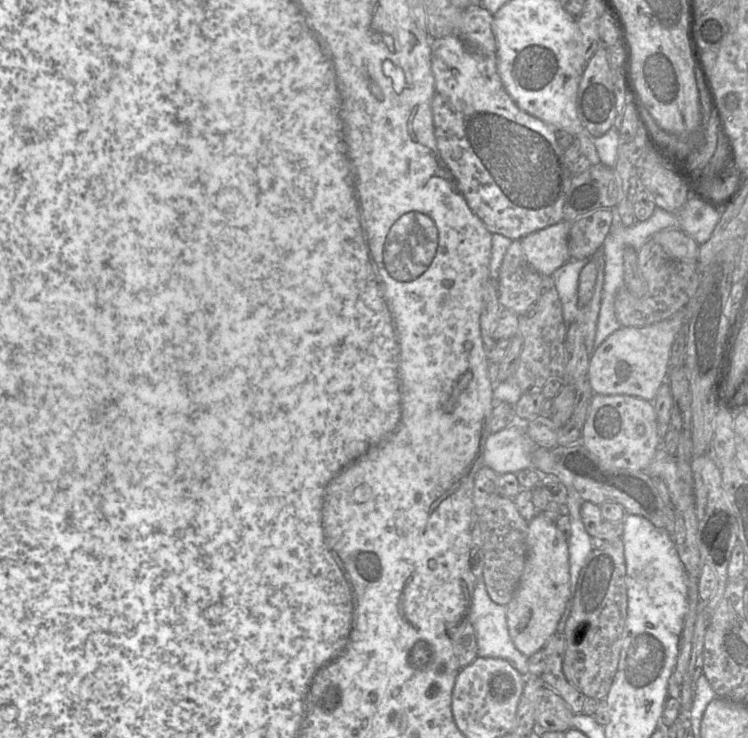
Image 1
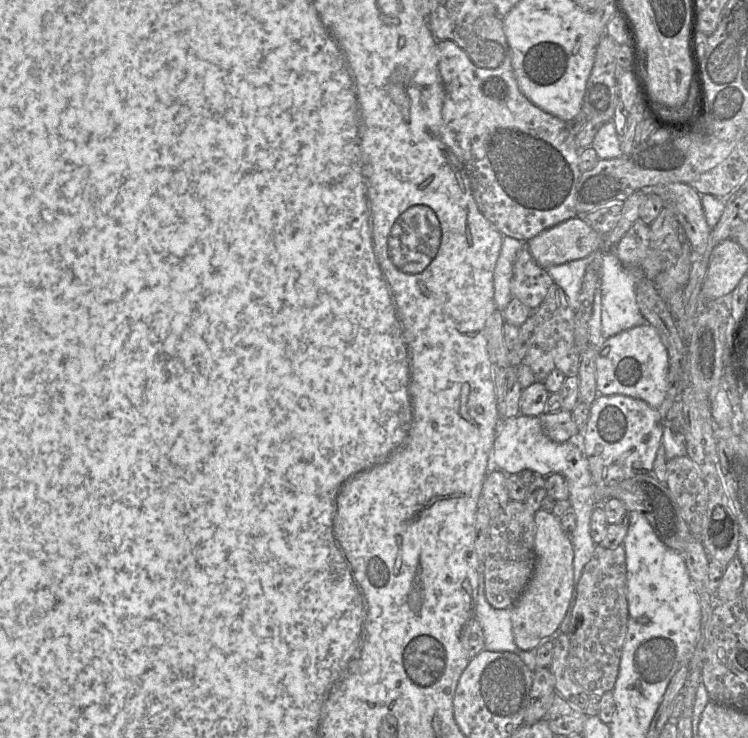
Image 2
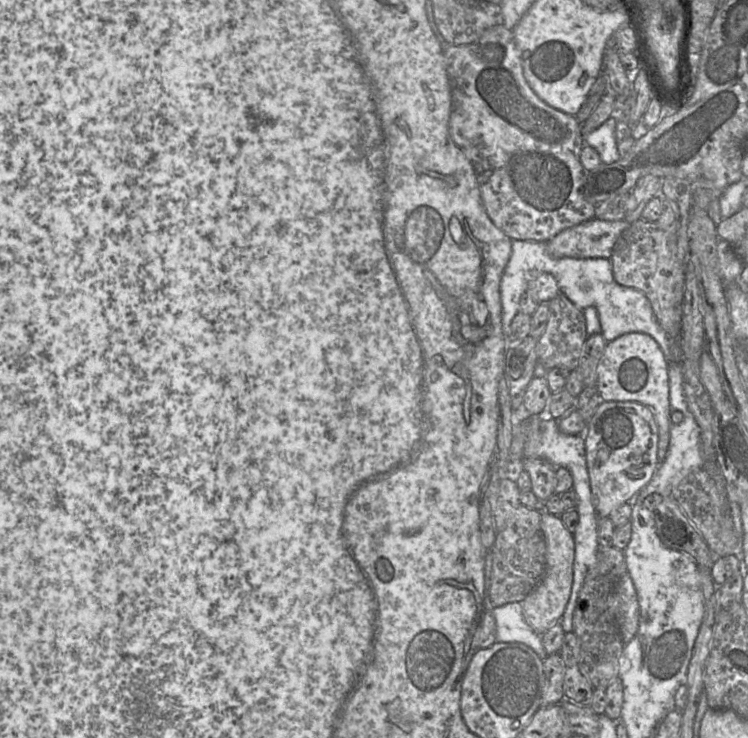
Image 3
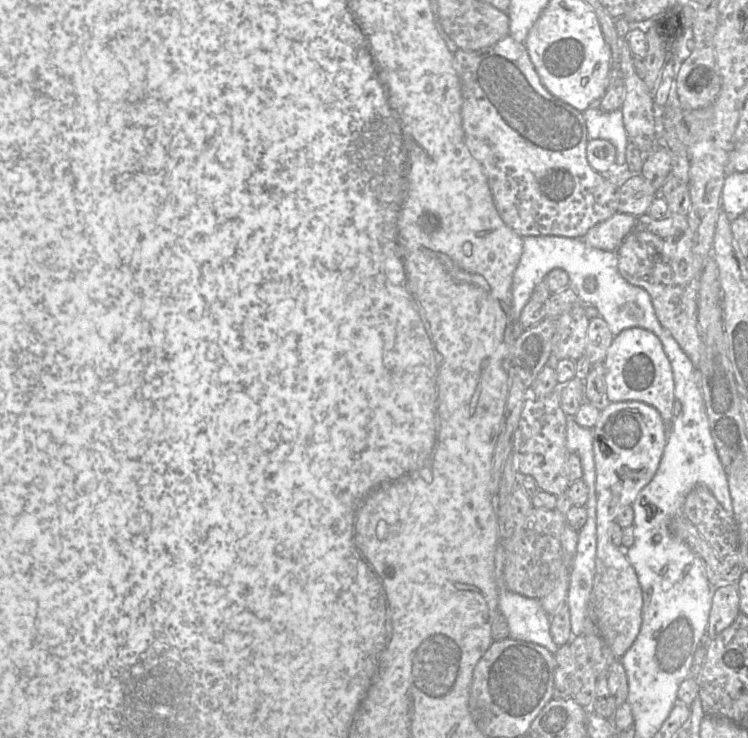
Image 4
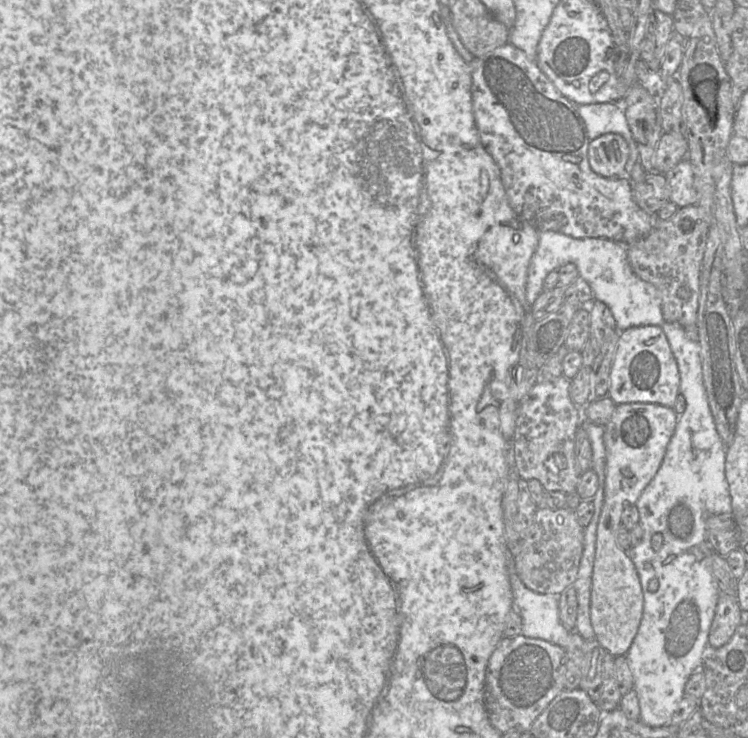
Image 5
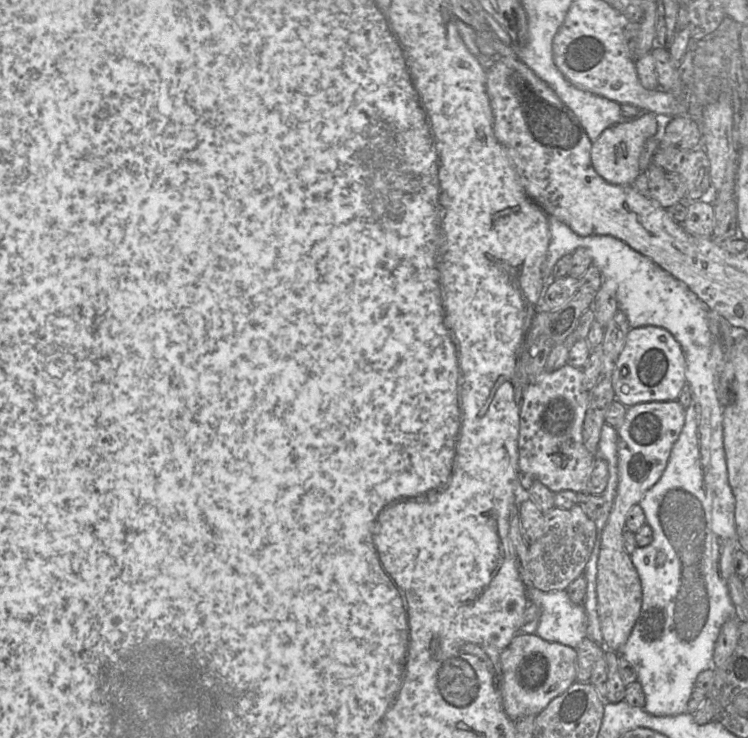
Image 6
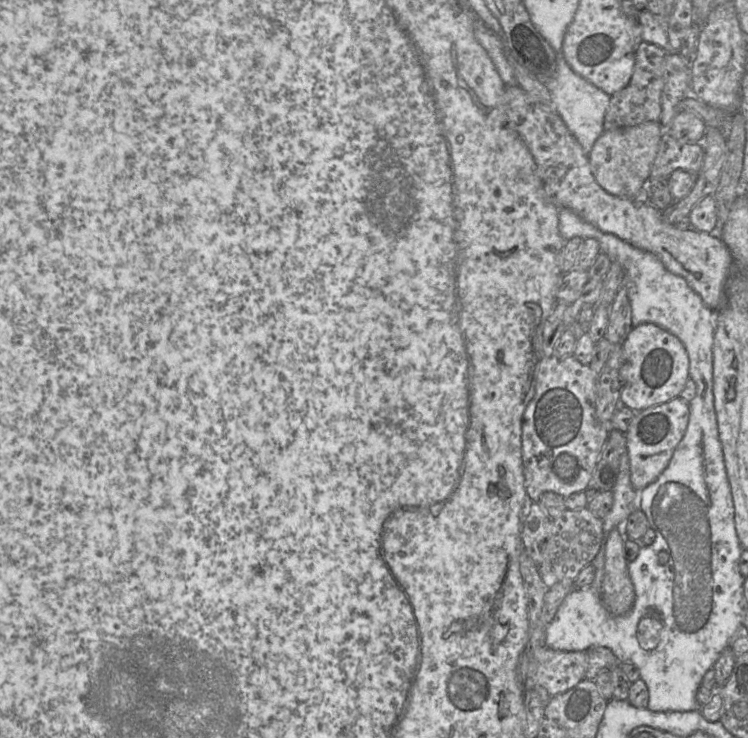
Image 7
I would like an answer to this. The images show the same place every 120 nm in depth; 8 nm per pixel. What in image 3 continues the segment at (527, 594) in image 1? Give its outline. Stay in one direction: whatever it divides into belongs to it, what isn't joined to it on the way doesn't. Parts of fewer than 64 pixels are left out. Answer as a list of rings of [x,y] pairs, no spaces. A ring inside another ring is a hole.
[[[541,512],[541,527],[546,540],[546,569],[542,580],[534,590],[521,602],[526,623],[538,634],[543,634],[560,620],[568,603],[575,560],[574,535],[562,522],[560,516]]]

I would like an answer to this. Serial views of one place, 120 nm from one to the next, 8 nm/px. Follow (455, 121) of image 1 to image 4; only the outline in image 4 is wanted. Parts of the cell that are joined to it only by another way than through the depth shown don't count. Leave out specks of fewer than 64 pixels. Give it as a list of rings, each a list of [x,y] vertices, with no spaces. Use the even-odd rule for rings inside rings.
[[[510,35],[492,46],[478,51],[458,49],[453,54],[453,65],[459,80],[461,94],[461,111],[465,144],[472,157],[480,164],[486,177],[488,187],[501,220],[522,237],[528,236],[563,236],[582,238],[596,224],[617,213],[618,184],[610,181],[589,165],[586,149],[589,141],[588,131],[582,112],[553,96],[543,85],[535,70],[525,44],[515,41]]]

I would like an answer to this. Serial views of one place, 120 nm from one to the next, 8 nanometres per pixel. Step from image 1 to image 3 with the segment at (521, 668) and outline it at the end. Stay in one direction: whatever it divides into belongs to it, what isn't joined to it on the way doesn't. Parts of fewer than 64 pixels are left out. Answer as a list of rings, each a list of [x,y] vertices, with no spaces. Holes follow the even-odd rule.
[[[489,597],[484,598],[486,612],[491,612],[496,623],[496,642],[523,643],[544,660],[548,655],[542,644],[542,634],[535,632],[524,620],[519,602],[493,606]]]

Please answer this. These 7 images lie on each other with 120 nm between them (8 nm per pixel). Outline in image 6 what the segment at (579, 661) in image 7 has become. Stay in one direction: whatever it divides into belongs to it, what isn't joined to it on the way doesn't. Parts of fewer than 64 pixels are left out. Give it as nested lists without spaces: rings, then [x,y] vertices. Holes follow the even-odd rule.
[[[516,634],[500,655],[502,671],[501,697],[506,715],[516,721],[527,715],[538,715],[557,696],[576,681],[577,652],[574,648],[544,640],[534,634]]]

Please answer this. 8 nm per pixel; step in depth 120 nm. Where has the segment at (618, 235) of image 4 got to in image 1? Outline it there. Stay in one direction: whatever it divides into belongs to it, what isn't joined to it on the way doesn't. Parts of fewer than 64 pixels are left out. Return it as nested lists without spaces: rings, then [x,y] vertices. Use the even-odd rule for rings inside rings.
[[[563,220],[520,240],[527,261],[540,275],[551,276],[571,259],[568,247],[571,223]]]

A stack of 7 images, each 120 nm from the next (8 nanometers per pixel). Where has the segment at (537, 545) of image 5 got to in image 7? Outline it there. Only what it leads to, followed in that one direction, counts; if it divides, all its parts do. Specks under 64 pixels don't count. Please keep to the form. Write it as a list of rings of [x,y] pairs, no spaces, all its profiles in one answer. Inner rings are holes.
[[[588,508],[579,510],[566,509],[554,518],[549,538],[544,543],[542,563],[538,571],[547,588],[561,581],[574,581],[587,565],[591,564],[598,554],[603,540],[603,521]]]

